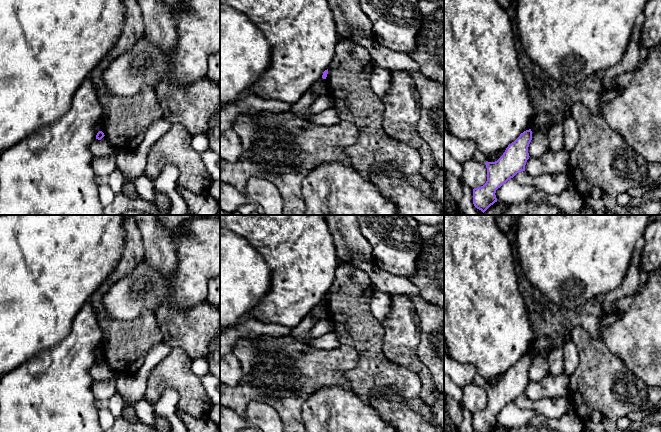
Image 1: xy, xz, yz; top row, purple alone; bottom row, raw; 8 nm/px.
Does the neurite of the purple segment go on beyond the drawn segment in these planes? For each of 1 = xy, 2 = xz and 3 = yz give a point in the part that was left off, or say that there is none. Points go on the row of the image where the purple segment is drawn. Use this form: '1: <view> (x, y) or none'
1: none
2: none
3: none

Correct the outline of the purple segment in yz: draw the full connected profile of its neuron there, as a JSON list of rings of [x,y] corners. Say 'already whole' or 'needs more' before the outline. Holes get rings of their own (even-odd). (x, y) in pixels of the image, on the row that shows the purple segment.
already whole | [[[531,129],[524,131],[511,144],[508,145],[503,155],[495,162],[485,162],[487,168],[487,181],[473,189],[473,204],[483,213],[495,202],[496,190],[517,173],[525,171],[529,159],[528,147],[532,140]]]

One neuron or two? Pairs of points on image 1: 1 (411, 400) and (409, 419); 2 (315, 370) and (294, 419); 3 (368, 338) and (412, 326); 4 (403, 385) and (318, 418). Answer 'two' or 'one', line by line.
1: two
2: one
3: two
4: two

